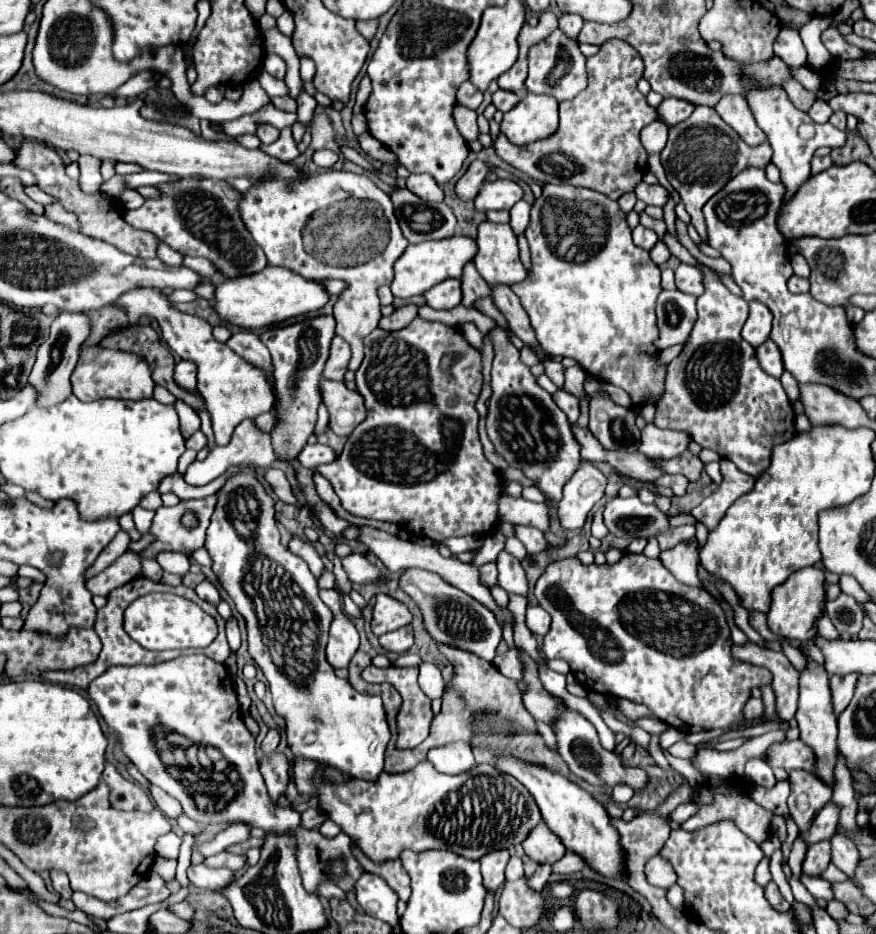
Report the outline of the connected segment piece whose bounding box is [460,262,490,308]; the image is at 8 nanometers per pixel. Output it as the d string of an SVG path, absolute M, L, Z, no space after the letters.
M468 262L464 266L460 282L462 282L462 304L466 308L472 308L472 304L474 304L476 298L490 296L488 284L484 284L484 278L476 272L476 266L472 262Z

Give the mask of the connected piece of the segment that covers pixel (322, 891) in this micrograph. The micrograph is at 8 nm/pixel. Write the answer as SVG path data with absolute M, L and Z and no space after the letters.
M324 882L324 884L320 884L320 886L318 886L318 894L320 894L320 896L324 896L324 898L328 898L328 900L332 900L332 898L346 900L344 890L340 890L338 886L334 886L332 882Z

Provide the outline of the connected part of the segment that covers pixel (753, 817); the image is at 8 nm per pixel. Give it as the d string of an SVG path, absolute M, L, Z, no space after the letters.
M740 776L722 778L722 784L720 784L720 786L726 788L728 794L718 792L718 788L710 788L714 800L712 800L710 804L698 804L698 812L696 812L694 816L690 816L690 818L682 824L682 828L688 830L688 832L692 832L692 830L696 830L696 828L708 826L708 824L718 822L718 820L722 820L722 818L730 818L730 820L734 820L734 824L736 824L744 834L748 834L756 844L762 844L762 842L772 834L772 818L774 818L774 814L772 814L770 810L766 810L764 806L760 806L760 804L750 796L750 788L748 788L750 784L748 784L744 778L740 778Z

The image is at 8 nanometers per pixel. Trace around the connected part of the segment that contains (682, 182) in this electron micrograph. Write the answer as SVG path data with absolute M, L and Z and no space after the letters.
M696 106L688 120L670 128L668 142L662 150L662 166L666 170L666 178L670 186L680 194L688 214L692 216L692 226L698 230L702 240L706 242L706 224L702 216L702 206L716 194L724 184L742 172L744 168L764 168L772 158L770 144L758 144L756 148L744 144L740 136L724 120L710 110L708 106Z

